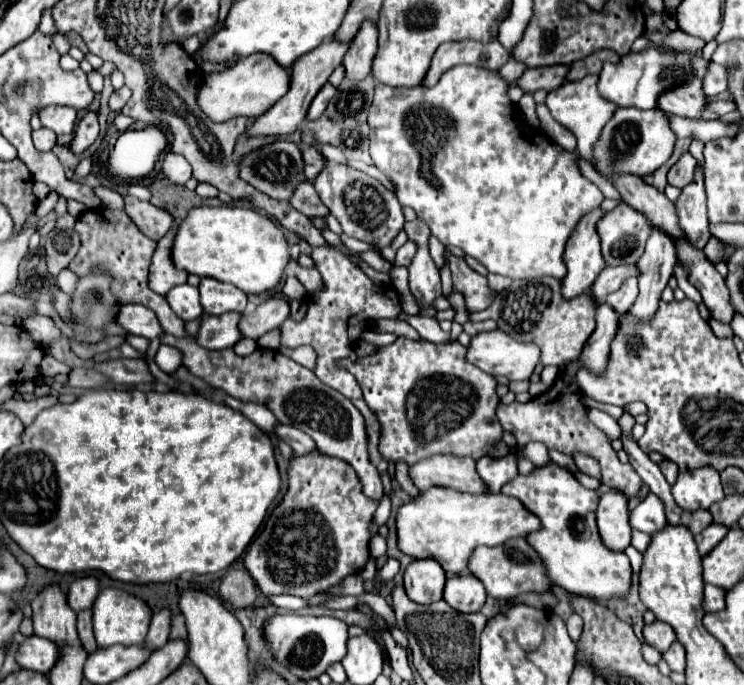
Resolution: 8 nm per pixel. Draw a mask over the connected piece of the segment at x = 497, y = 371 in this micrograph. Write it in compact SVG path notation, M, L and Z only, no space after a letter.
M496 330L490 332L480 332L476 336L472 336L468 352L466 352L466 360L474 366L478 366L480 370L484 370L486 374L498 378L498 376L506 376L508 380L528 380L530 374L534 372L538 360L540 360L540 348L536 344L522 344L512 340L508 334Z

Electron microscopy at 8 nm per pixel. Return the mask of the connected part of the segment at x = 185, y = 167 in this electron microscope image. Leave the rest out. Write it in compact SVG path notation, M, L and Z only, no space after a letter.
M168 152L164 156L164 162L162 162L162 174L168 180L176 182L176 184L186 184L186 180L192 176L192 168L184 160L184 156L174 154L174 152Z

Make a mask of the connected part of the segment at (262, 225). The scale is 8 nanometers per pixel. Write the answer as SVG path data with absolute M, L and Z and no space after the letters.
M202 206L190 210L180 222L172 246L172 260L176 268L200 278L210 276L220 282L230 282L248 294L260 294L278 286L290 254L280 224L268 214L244 206Z

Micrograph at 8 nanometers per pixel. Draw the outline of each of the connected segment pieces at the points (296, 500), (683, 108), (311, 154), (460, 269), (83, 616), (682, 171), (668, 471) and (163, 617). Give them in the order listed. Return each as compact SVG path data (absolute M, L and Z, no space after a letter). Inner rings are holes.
M322 452L296 456L288 470L288 492L278 508L270 514L266 526L256 536L244 556L244 566L266 596L292 594L312 598L314 594L338 584L348 574L358 574L368 560L368 524L376 512L376 502L362 494L360 480L344 460L328 458Z
M696 78L692 84L680 84L680 88L672 88L672 92L664 92L660 96L658 106L670 114L684 118L700 118L704 108L704 92L702 82Z
M314 146L302 148L302 156L304 156L304 162L306 162L304 174L306 174L306 178L308 178L310 182L314 182L316 176L318 176L318 174L322 172L322 168L326 166L326 160L324 160L324 156L320 154L320 150L314 148Z
M452 256L450 270L452 270L452 286L454 286L454 290L458 290L464 296L466 308L470 312L480 312L480 310L488 308L488 304L492 304L492 300L496 298L498 292L492 292L488 278L474 272L464 262L464 258Z
M84 610L78 614L78 636L80 636L80 642L86 652L96 650L96 640L94 640L94 632L92 632L92 610Z
M684 152L680 160L668 170L668 184L676 188L684 188L688 182L692 182L692 172L694 172L696 160L690 152Z
M662 460L658 466L660 466L664 478L668 480L668 484L674 484L676 482L676 476L678 476L678 466L672 460Z
M162 610L158 614L154 614L152 624L150 624L150 632L146 636L146 644L160 648L168 642L170 636L170 628L172 628L172 612L170 610Z

